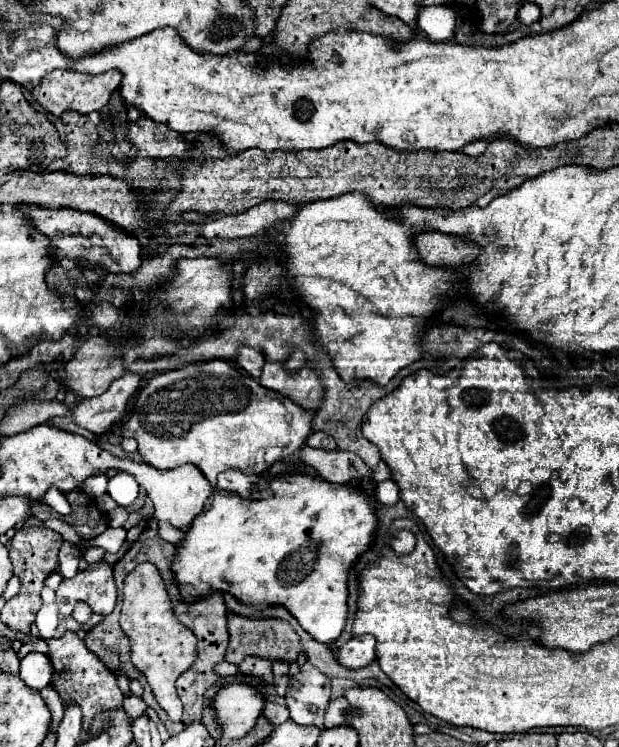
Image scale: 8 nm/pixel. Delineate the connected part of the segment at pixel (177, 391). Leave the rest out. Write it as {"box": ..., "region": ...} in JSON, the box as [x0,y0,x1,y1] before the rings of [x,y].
{"box":[122,360,316,486],"region":[[[208,360],[156,374],[142,392],[138,392],[132,414],[122,424],[122,436],[138,440],[138,452],[150,466],[164,470],[192,462],[204,472],[212,486],[216,486],[216,476],[226,472],[226,468],[240,470],[244,474],[266,472],[274,462],[288,458],[306,444],[316,410],[304,410],[288,396],[260,386],[252,376],[232,372],[236,370],[222,368],[222,360]]]}

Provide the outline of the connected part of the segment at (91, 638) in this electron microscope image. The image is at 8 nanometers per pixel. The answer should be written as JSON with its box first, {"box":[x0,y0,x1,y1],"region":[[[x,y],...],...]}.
{"box":[84,608,146,702],"region":[[[118,608],[106,614],[100,624],[96,624],[88,636],[84,638],[86,646],[116,674],[126,674],[128,678],[138,678],[144,686],[144,702],[146,702],[146,680],[140,670],[134,668],[130,660],[130,638],[122,632],[118,624]]]}

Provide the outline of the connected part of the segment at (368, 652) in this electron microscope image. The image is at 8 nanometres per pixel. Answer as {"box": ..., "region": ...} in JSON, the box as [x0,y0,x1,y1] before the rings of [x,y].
{"box":[336,634,376,670],"region":[[[370,634],[354,636],[342,648],[338,648],[336,658],[338,658],[340,664],[344,664],[346,668],[352,668],[352,670],[374,662],[376,660],[376,640],[374,640],[374,636],[370,636]]]}

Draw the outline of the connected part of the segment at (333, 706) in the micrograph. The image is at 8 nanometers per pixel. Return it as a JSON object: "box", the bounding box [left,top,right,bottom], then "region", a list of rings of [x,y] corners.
{"box":[324,696,348,728],"region":[[[344,696],[330,700],[326,706],[326,714],[324,714],[324,724],[326,728],[336,728],[344,724],[344,714],[348,710],[348,700]]]}

